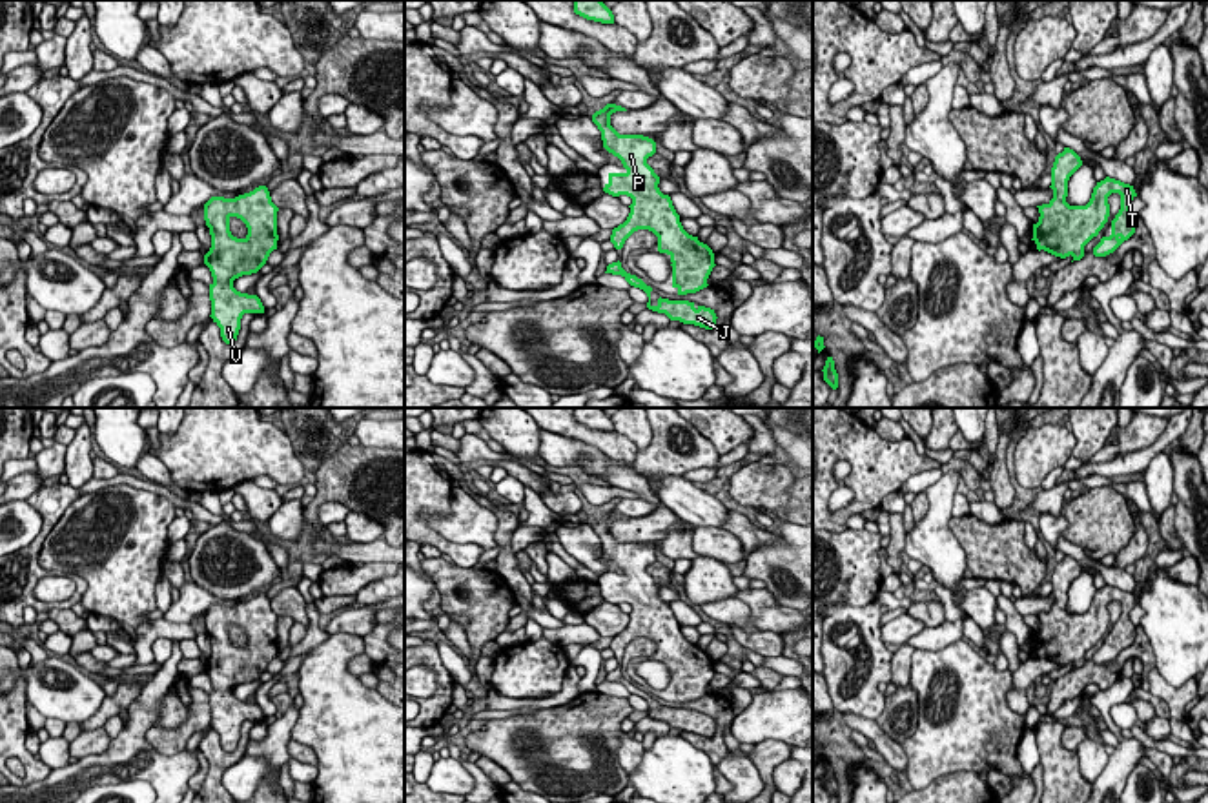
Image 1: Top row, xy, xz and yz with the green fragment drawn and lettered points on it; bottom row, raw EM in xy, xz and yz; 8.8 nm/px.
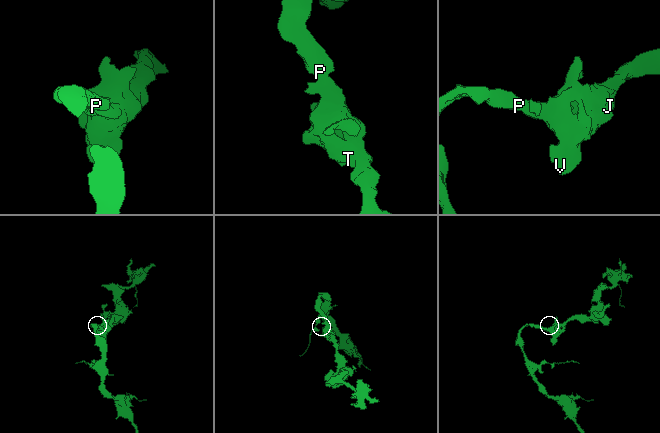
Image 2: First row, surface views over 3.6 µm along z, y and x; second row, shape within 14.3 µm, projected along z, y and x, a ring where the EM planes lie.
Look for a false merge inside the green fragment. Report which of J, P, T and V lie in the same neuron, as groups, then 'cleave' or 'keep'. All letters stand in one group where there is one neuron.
groups J P T V; keep

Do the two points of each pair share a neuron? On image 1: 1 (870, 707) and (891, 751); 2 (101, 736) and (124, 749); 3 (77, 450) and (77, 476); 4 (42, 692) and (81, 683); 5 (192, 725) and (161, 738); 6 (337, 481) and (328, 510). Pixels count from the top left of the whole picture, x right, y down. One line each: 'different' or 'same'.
1: different
2: different
3: same
4: same
5: same
6: different

